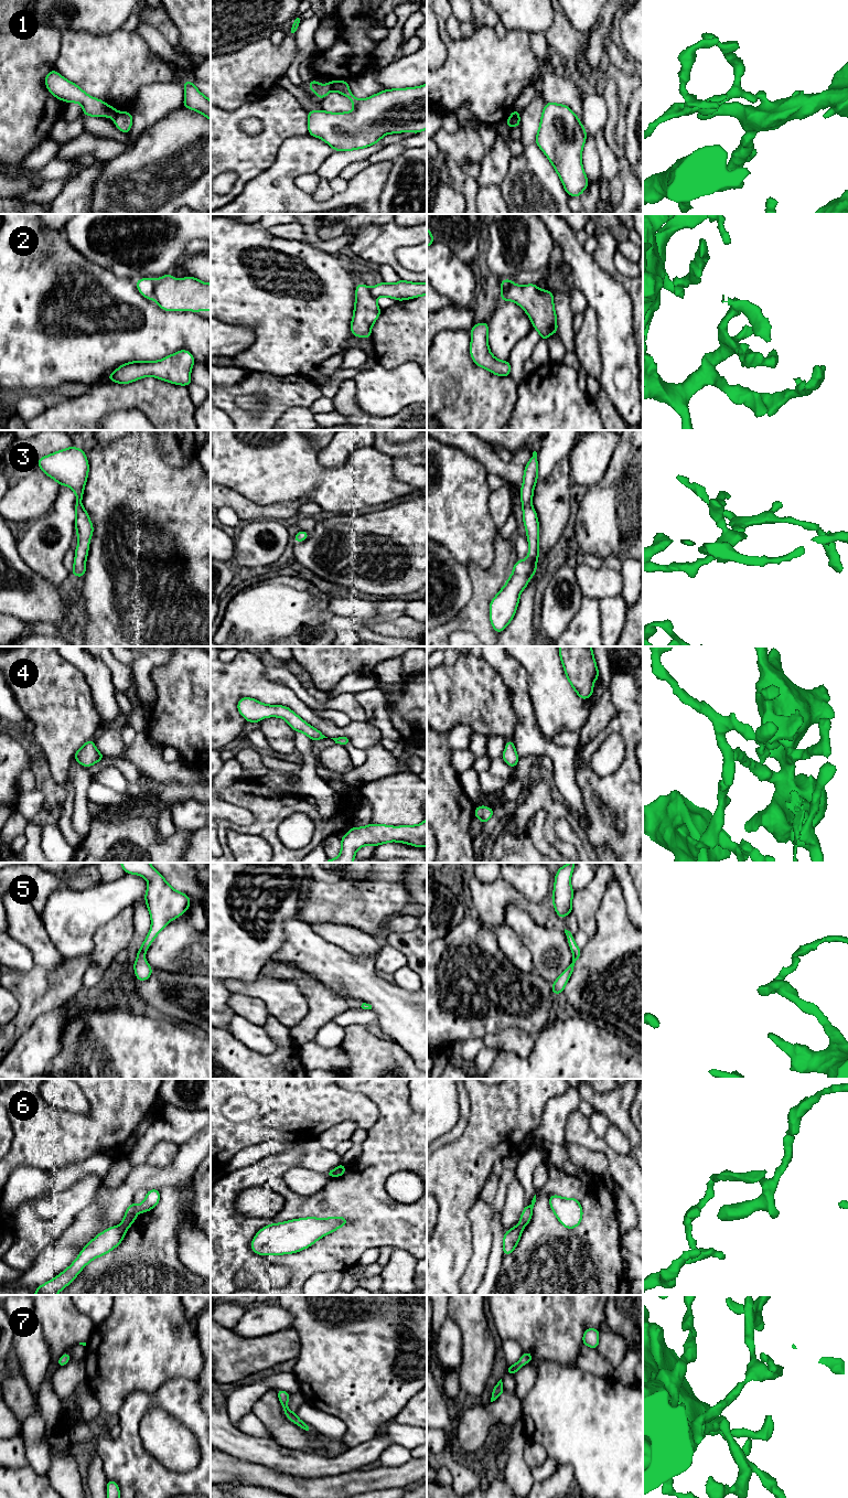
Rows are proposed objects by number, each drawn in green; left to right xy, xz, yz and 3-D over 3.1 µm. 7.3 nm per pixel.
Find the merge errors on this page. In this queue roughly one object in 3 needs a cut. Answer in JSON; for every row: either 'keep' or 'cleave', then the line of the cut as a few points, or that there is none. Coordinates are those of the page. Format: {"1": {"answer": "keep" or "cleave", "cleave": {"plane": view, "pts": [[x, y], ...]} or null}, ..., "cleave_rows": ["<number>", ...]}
{"1": {"answer": "cleave", "cleave": {"plane": "xz", "pts": [[329, 82], [333, 89]]}}, "2": {"answer": "cleave", "cleave": {"plane": "xy", "pts": [[153, 280], [154, 299]]}}, "3": {"answer": "keep", "cleave": null}, "4": {"answer": "keep", "cleave": null}, "5": {"answer": "keep", "cleave": null}, "6": {"answer": "cleave", "cleave": {"plane": "xy", "pts": [[120, 1224], [126, 1229]]}}, "7": {"answer": "keep", "cleave": null}, "cleave_rows": ["1", "2", "6"]}

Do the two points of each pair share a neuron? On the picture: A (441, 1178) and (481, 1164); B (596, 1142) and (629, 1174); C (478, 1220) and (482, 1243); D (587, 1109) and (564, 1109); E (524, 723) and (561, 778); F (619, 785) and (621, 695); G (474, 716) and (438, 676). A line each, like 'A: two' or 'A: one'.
A: one
B: one
C: one
D: two
E: one
F: one
G: one

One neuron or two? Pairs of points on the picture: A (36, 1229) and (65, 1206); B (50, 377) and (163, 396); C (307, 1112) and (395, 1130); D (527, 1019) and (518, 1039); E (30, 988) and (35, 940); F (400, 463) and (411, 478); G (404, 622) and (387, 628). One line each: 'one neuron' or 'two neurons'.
A: one neuron
B: two neurons
C: two neurons
D: two neurons
E: two neurons
F: one neuron
G: one neuron

